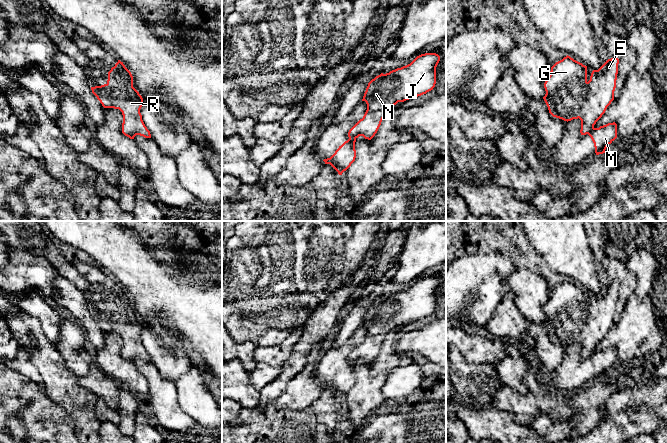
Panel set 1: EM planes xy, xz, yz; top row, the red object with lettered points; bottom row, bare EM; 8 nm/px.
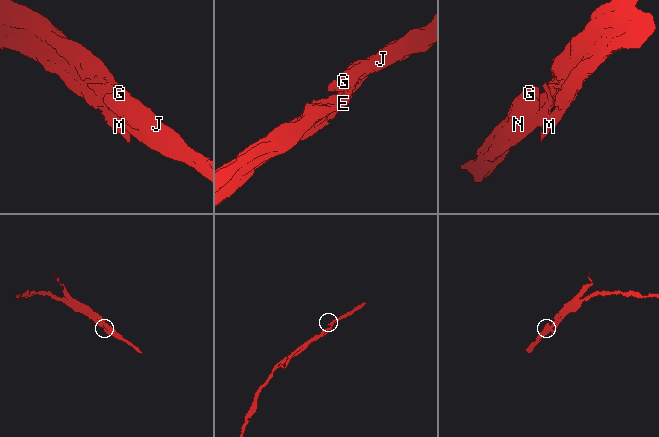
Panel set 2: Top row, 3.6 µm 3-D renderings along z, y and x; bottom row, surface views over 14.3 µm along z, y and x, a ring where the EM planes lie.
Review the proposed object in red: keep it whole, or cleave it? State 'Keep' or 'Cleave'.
Cleave

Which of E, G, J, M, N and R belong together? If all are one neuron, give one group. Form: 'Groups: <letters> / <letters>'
Groups: E G J N R / M

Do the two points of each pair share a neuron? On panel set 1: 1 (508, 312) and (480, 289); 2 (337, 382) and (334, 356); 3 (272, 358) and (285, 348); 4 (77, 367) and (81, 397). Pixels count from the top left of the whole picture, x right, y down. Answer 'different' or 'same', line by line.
1: different
2: same
3: same
4: different

